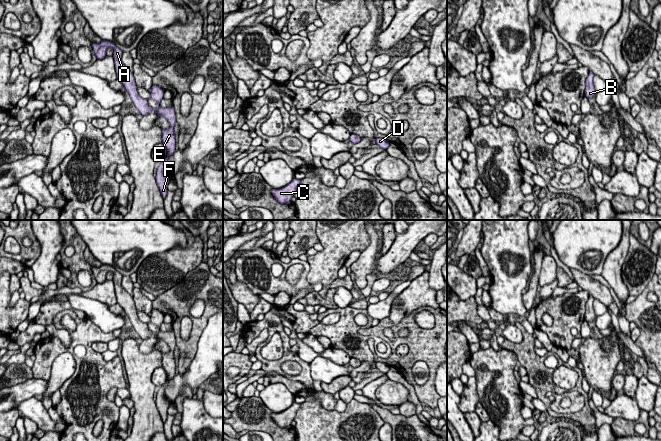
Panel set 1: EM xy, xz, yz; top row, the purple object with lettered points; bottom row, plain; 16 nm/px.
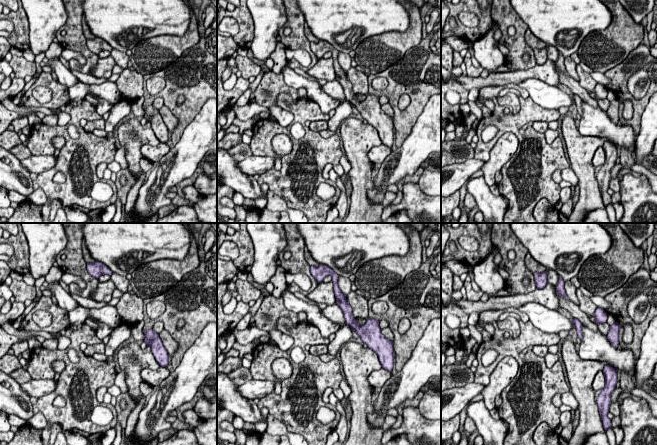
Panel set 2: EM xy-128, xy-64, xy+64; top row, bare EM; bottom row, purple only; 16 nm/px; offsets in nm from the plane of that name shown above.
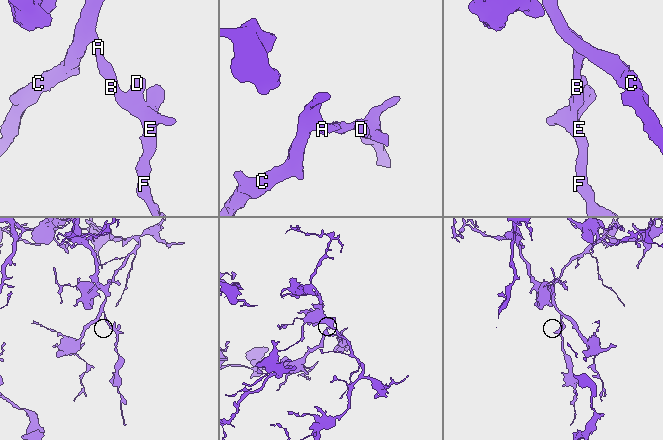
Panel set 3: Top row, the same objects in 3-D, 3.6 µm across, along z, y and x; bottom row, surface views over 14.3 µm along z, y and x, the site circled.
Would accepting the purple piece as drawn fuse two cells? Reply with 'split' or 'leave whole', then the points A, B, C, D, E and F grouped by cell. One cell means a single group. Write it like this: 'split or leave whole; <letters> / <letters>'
leave whole; A B C D E F

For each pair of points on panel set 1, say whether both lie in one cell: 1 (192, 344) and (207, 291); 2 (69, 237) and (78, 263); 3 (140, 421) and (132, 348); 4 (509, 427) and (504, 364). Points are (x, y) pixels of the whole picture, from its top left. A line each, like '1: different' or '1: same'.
1: same
2: same
3: same
4: same

